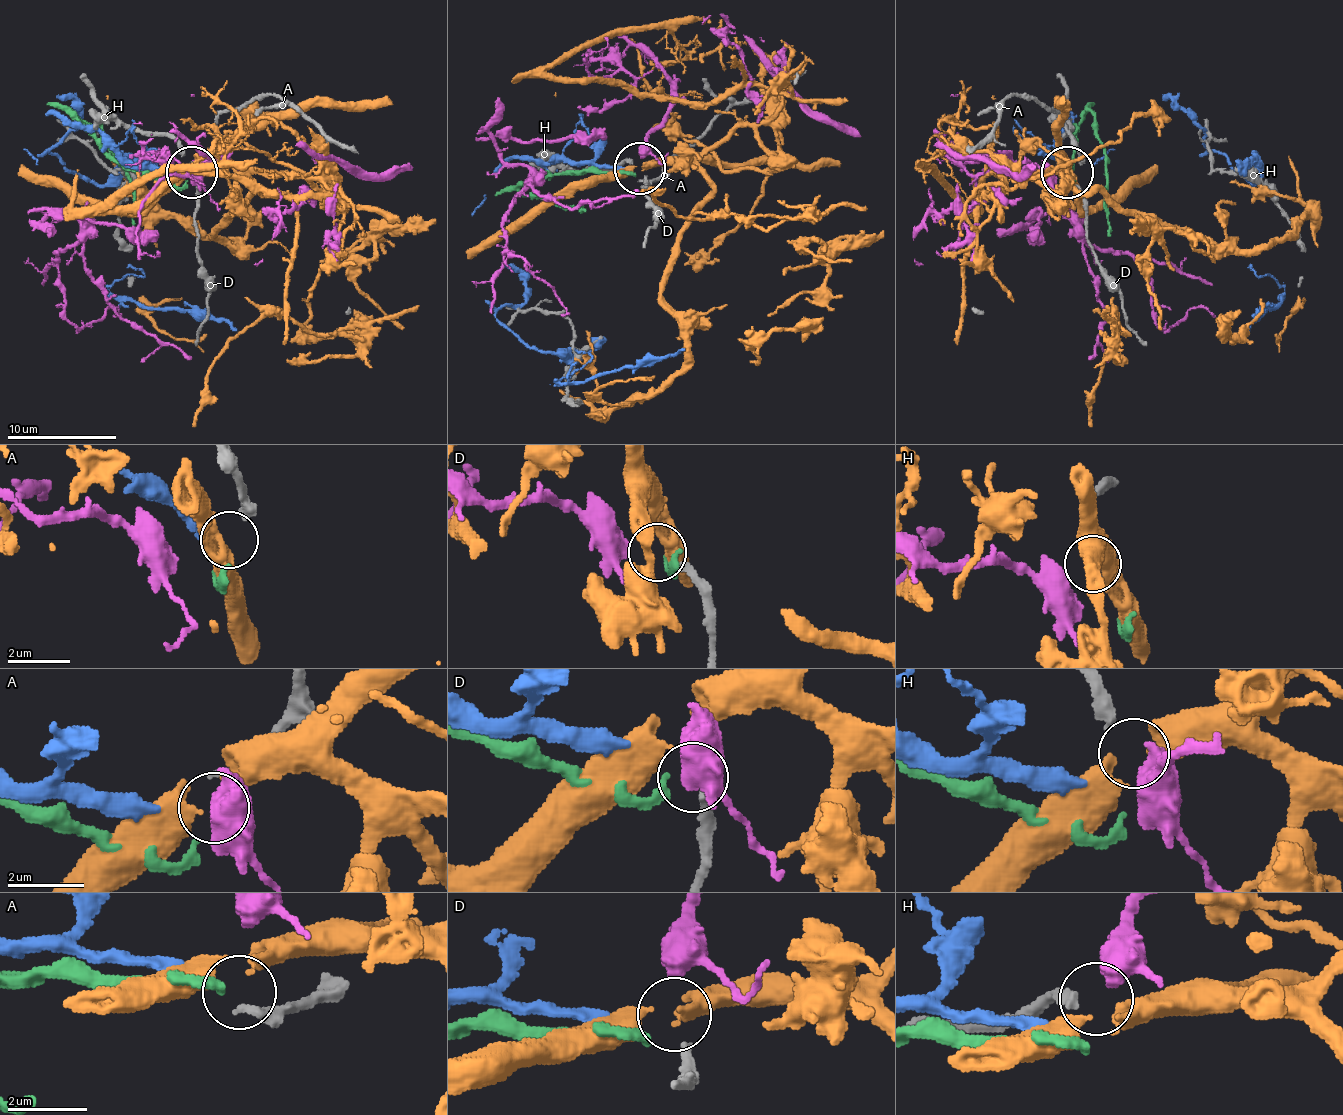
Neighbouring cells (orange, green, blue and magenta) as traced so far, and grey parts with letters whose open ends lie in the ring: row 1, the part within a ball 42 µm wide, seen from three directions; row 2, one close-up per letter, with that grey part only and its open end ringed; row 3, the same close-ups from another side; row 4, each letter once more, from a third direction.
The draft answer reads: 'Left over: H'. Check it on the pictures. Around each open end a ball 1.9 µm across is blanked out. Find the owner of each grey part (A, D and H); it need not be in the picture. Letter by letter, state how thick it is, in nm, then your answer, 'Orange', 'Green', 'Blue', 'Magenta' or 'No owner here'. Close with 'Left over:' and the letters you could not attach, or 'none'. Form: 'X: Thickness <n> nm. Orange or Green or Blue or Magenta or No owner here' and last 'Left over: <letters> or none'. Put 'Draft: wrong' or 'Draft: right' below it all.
A: Thickness 240 nm. Green
D: Thickness 280 nm. Magenta
H: Thickness 320 nm. No owner here
Left over: H
Draft: right

